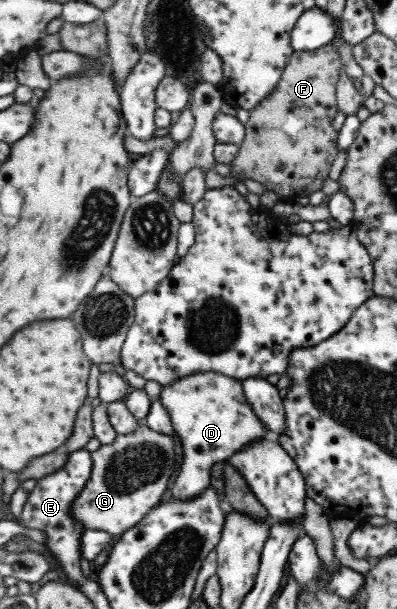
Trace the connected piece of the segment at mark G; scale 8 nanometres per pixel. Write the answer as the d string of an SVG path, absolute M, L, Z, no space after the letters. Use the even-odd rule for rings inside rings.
M143 422L134 433L118 434L114 443L101 444L92 455L93 475L73 504L73 516L86 530L125 534L162 503L176 471L176 441Z

